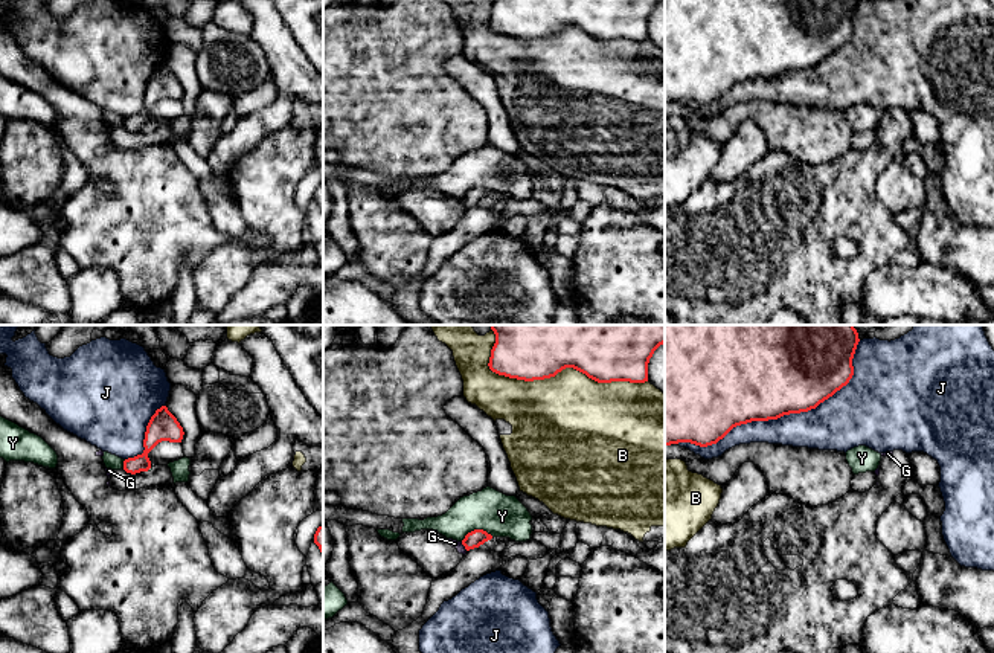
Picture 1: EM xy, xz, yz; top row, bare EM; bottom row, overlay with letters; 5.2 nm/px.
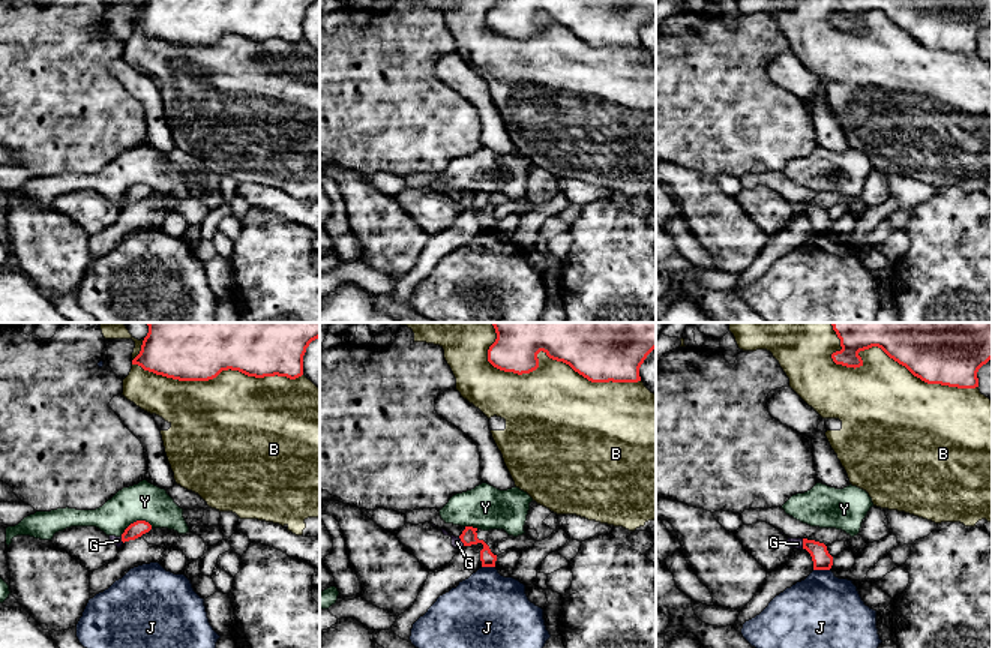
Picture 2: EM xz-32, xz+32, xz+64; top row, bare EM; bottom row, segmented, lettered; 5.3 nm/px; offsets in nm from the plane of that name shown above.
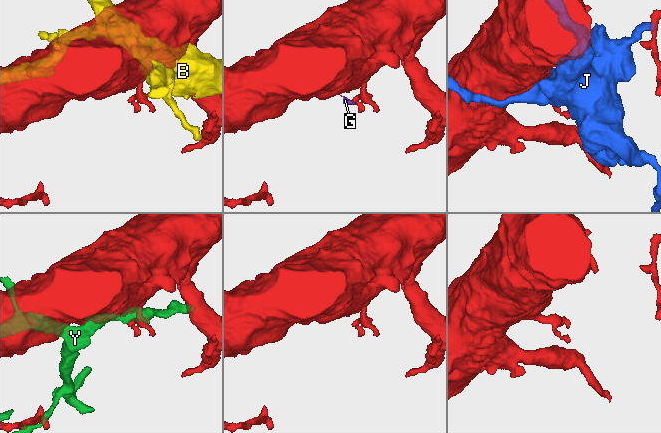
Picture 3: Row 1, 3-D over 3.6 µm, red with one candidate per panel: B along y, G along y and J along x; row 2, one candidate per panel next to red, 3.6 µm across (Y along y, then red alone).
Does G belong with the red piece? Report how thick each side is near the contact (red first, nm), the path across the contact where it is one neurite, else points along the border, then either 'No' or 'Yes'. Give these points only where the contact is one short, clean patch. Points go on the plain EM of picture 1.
Thickness 90 nm (red) against 50 nm. Boundary: xz (461, 200), (467, 208). No

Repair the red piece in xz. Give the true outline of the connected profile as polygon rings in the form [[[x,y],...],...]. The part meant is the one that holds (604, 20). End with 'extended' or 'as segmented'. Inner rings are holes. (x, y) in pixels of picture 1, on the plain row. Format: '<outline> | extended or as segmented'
[[[495,0],[489,27],[534,40],[573,26],[598,41],[648,40],[648,21],[665,0]]] | as segmented

